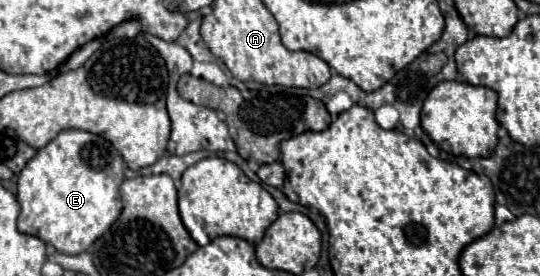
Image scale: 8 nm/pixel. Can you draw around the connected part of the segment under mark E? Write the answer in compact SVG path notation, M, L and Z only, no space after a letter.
M63 130L51 140L45 148L37 150L37 154L27 162L17 182L17 202L21 206L21 214L17 220L17 228L25 234L37 236L43 242L55 246L63 254L81 254L85 252L99 236L111 228L111 224L119 218L123 204L119 186L123 182L123 158L121 154L101 136L85 132L85 130Z

